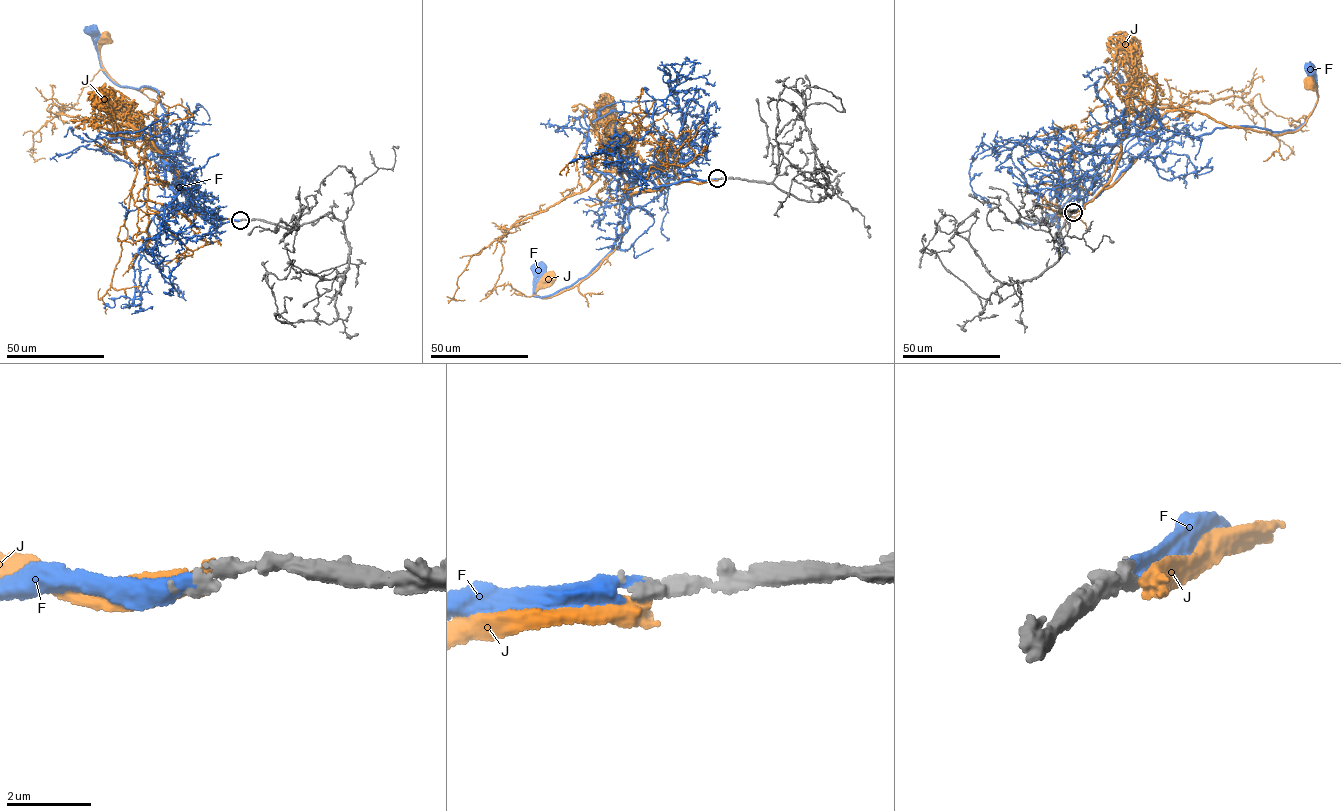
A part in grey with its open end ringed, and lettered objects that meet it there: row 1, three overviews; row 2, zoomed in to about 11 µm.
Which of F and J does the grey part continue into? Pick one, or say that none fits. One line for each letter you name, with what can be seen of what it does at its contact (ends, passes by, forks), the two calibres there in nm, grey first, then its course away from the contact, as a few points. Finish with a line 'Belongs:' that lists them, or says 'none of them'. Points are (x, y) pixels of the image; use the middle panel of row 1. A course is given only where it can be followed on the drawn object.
F: it ends; calibres 360 and 360 nm; course (717, 178), (680, 180), (632, 195), (629, 189), (629, 228), (613, 251), (571, 285), (535, 296), (539, 267)
Belongs: F

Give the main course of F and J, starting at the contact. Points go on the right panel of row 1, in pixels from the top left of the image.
F: (1073, 212), (1153, 145), (1159, 129), (1196, 138), (1227, 127), (1280, 132), (1299, 127), (1317, 100), (1310, 66)
J: (1074, 212), (1151, 145), (1151, 124), (1163, 114), (1196, 111), (1230, 126), (1293, 132), (1316, 104), (1311, 84)

